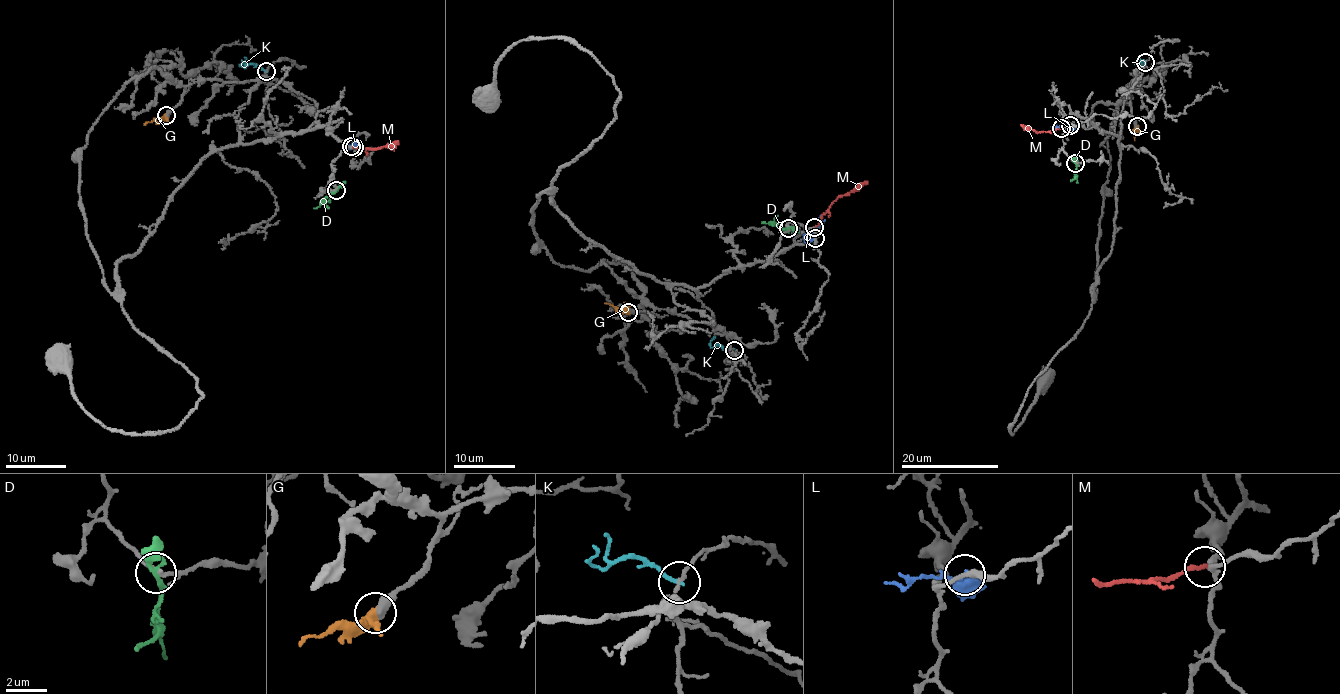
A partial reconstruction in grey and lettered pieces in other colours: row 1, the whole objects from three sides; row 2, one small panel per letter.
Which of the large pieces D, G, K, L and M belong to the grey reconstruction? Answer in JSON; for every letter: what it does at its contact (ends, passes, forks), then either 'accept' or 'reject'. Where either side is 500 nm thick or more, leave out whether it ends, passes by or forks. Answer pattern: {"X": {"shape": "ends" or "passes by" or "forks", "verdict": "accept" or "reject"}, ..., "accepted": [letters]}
{"D": {"shape": "forks", "verdict": "reject"}, "G": {"verdict": "accept"}, "K": {"shape": "ends", "verdict": "reject"}, "L": {"shape": "ends", "verdict": "reject"}, "M": {"shape": "ends", "verdict": "accept"}, "accepted": ["G", "M"]}

